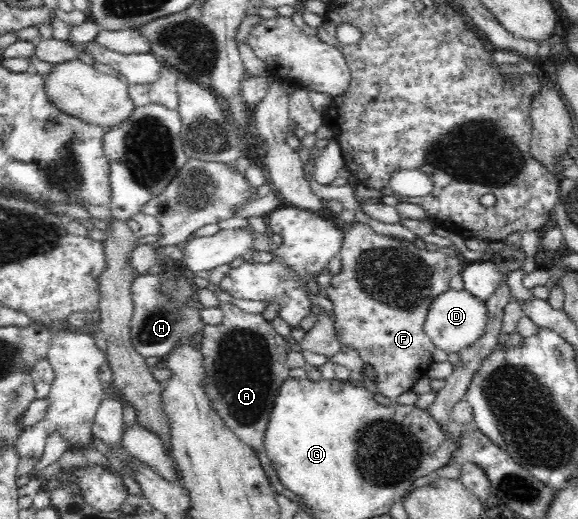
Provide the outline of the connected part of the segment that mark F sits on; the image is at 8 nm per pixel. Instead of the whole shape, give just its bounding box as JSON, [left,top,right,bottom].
[327,222,462,402]

